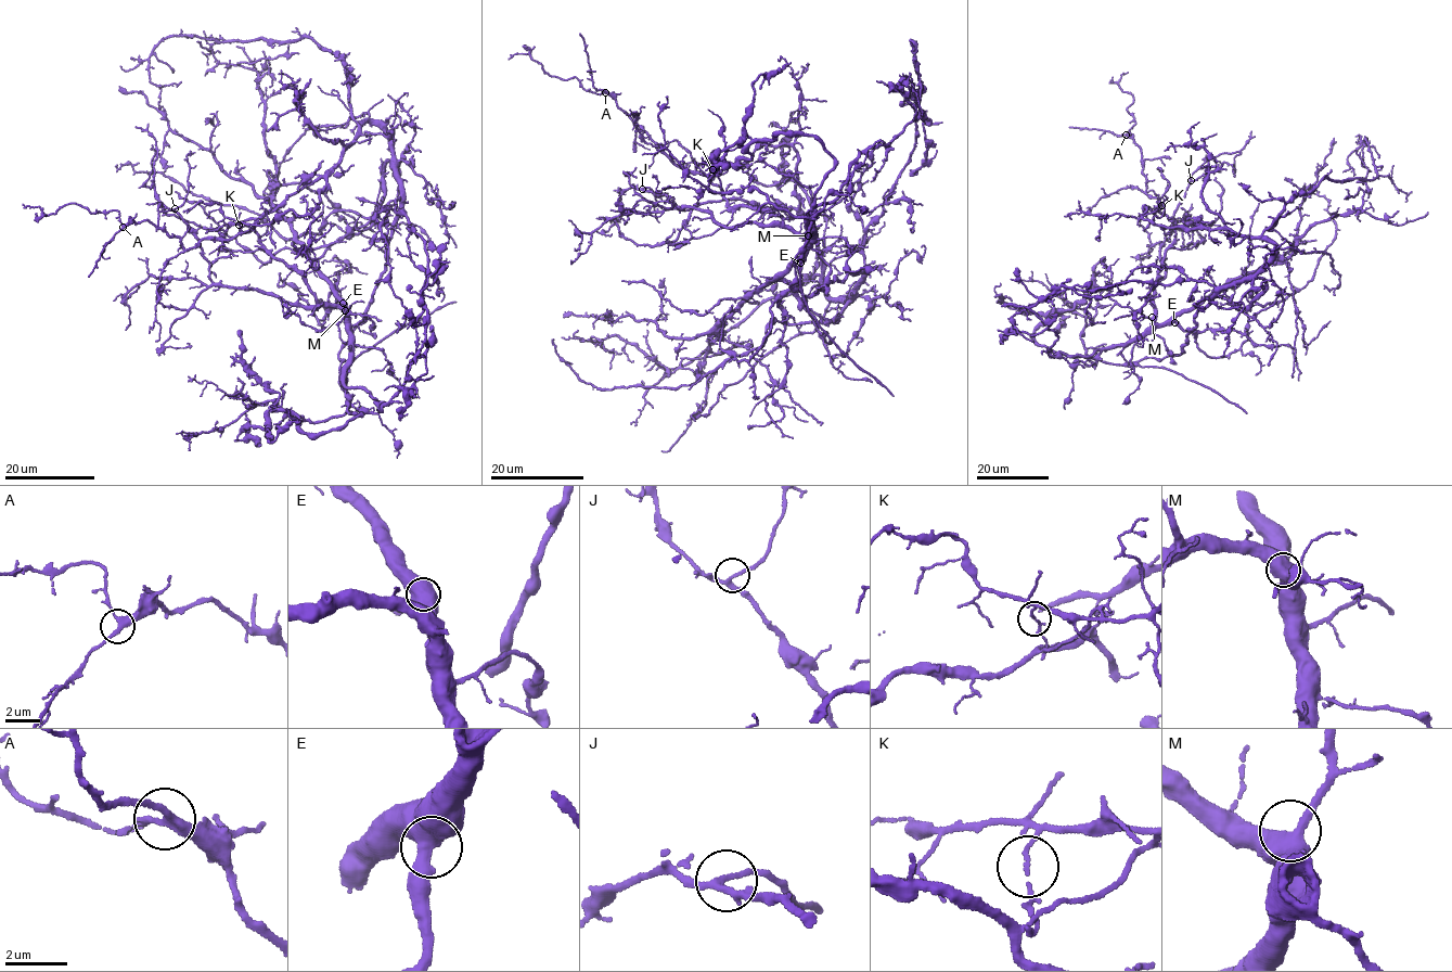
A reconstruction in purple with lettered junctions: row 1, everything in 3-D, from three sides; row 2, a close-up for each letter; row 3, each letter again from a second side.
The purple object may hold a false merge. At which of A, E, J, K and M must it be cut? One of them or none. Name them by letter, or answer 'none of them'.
K

